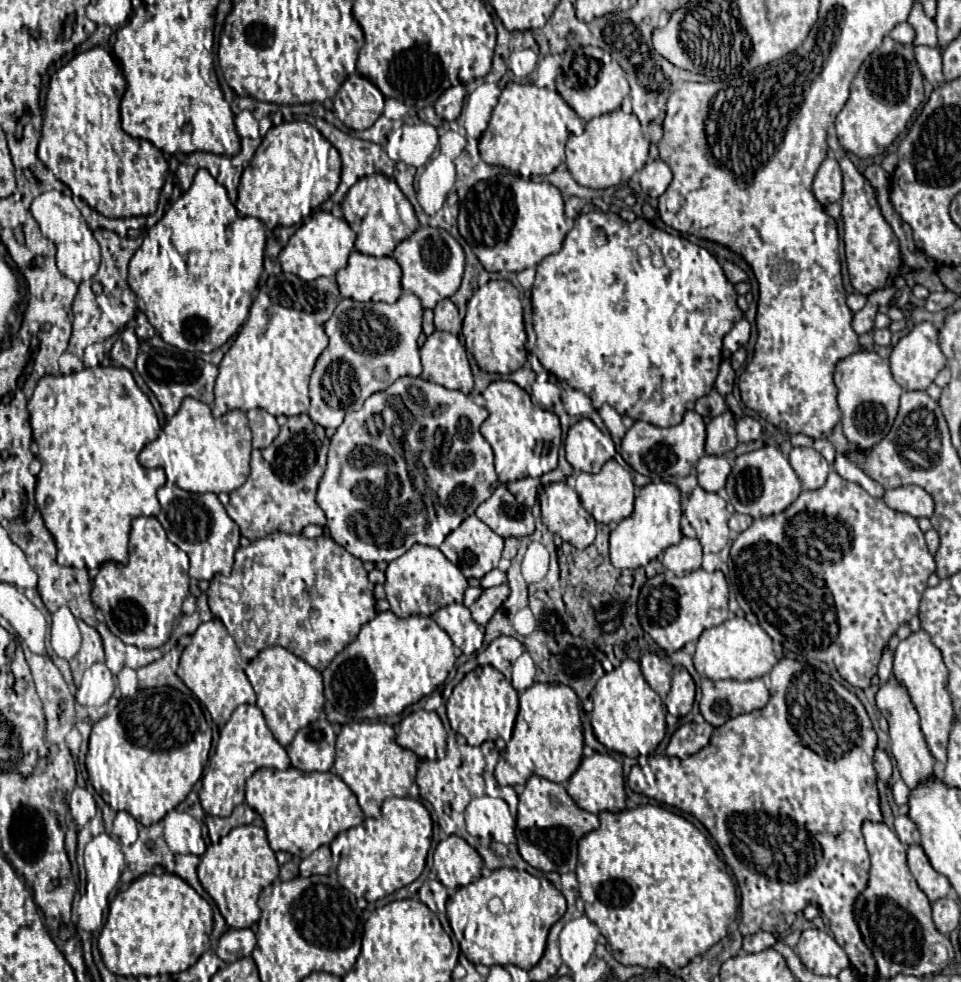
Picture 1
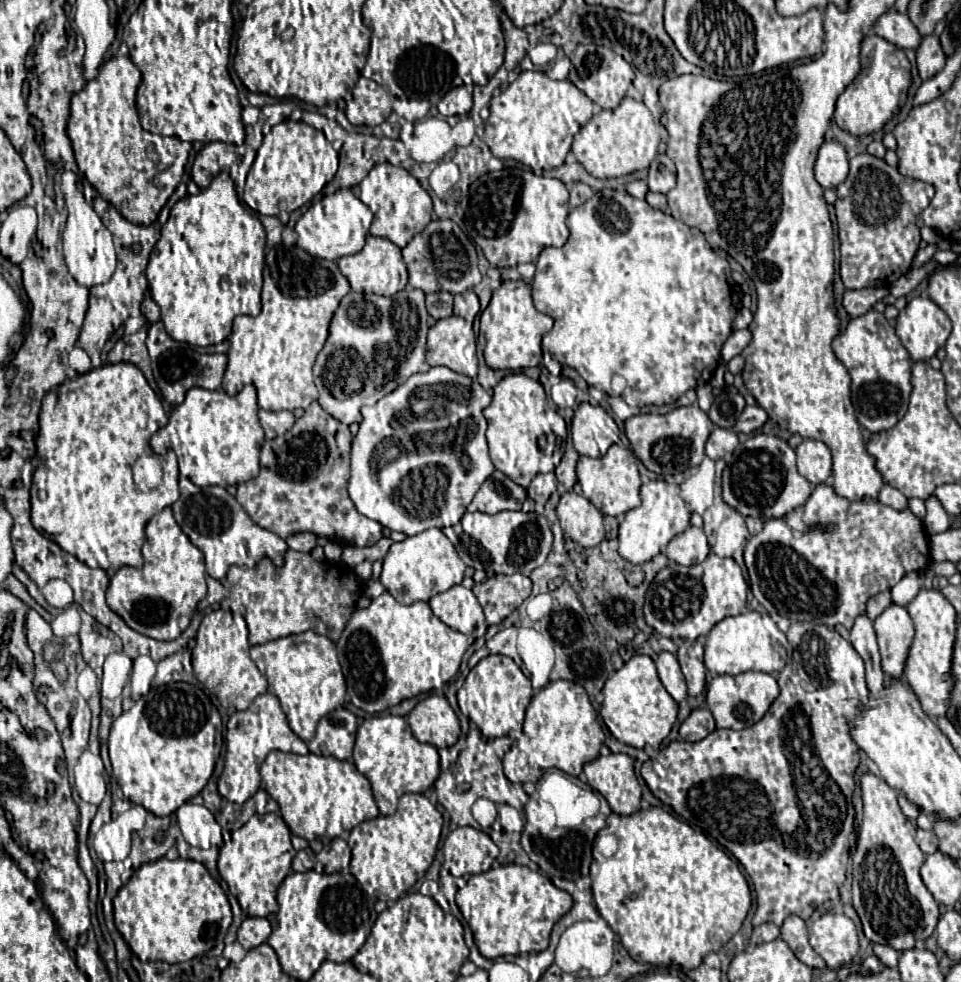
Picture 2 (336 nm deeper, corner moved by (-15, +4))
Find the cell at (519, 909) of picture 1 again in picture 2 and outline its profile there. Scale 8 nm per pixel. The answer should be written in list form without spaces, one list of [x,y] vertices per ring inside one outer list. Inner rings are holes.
[[[519,864],[499,865],[471,876],[467,884],[459,888],[455,900],[473,930],[481,956],[489,960],[507,954],[545,950],[553,924],[573,906],[573,898],[553,886],[545,874]]]

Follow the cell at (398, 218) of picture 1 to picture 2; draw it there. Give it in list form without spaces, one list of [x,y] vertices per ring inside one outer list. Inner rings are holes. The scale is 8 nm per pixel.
[[[389,162],[375,164],[367,174],[367,178],[363,178],[359,188],[361,188],[361,194],[359,194],[361,202],[367,204],[375,216],[371,224],[373,236],[387,238],[399,248],[405,248],[405,244],[431,222],[433,204],[431,204],[429,192],[417,182],[417,178],[413,178],[401,166],[393,166]]]

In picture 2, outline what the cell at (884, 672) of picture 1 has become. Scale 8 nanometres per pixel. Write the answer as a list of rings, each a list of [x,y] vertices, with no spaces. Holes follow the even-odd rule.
[[[911,572],[911,574],[905,574],[893,588],[891,588],[891,596],[893,596],[893,602],[895,604],[901,604],[901,606],[907,606],[915,594],[919,592],[923,584],[923,574],[921,572]]]

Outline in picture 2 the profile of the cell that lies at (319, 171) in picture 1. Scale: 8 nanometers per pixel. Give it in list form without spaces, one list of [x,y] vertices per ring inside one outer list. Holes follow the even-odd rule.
[[[283,120],[271,128],[261,148],[257,150],[255,162],[247,174],[243,202],[259,214],[277,216],[281,210],[293,212],[307,204],[315,194],[323,190],[327,182],[333,180],[337,162],[337,152],[321,130],[315,130],[305,122]]]

